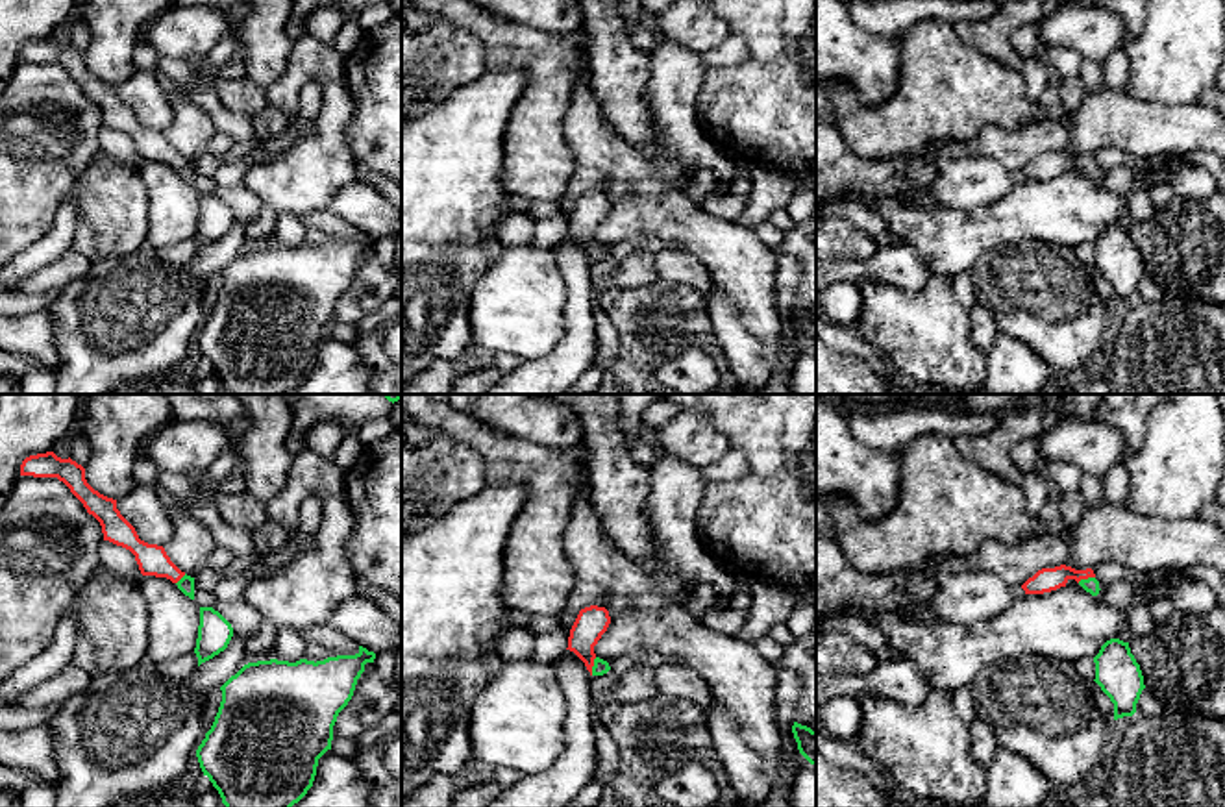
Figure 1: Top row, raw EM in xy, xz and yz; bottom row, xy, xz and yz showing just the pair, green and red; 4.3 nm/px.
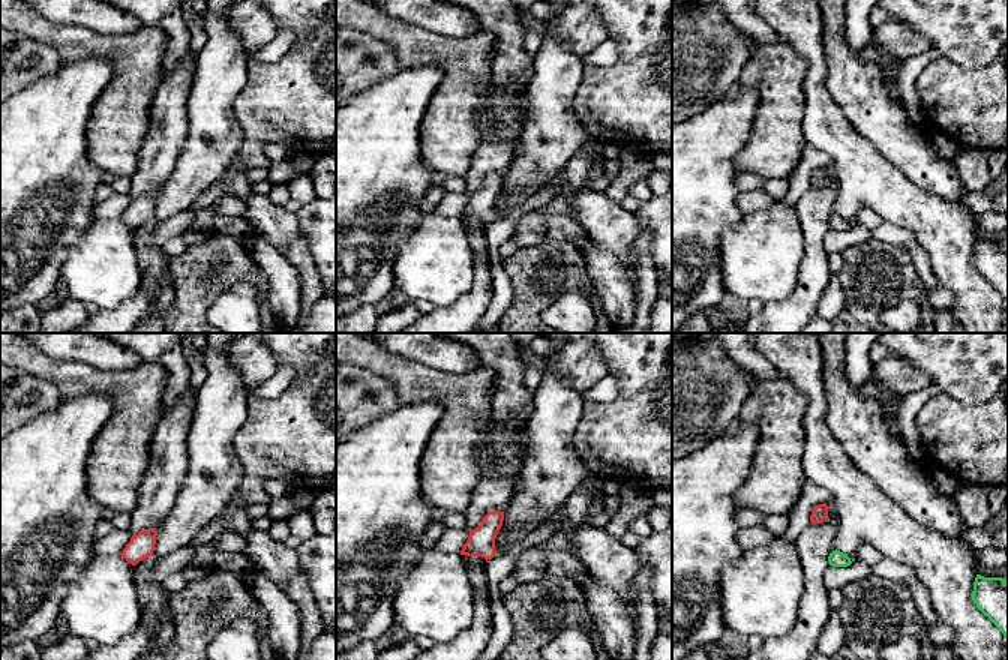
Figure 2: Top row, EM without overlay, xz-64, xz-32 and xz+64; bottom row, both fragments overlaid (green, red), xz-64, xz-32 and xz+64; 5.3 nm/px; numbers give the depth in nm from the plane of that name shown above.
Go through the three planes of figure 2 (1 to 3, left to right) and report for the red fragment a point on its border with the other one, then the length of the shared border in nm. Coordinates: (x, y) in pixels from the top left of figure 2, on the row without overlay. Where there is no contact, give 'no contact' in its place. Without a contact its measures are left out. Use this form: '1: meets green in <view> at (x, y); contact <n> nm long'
1: no contact
2: no contact
3: no contact

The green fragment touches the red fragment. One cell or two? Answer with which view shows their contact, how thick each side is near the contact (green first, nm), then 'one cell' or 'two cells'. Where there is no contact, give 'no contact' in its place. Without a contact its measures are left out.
contact in xz; calibres 70 and 140 nm; one cell

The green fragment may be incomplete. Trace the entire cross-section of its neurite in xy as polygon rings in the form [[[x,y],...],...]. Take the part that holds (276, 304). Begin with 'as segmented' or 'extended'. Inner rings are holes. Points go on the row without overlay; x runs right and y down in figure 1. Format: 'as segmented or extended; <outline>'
as segmented; [[[359,231],[355,241],[316,248],[257,246],[220,272],[218,298],[196,342],[226,394],[291,394],[307,379],[318,344],[331,335],[337,302],[352,285],[365,250],[374,244],[374,237]]]

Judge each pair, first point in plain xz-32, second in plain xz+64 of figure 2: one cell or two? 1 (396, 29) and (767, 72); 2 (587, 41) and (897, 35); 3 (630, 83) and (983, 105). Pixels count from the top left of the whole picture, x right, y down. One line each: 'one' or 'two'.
1: one
2: one
3: one

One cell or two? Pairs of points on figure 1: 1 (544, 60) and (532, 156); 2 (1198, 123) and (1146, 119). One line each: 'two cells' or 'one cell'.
1: one cell
2: one cell

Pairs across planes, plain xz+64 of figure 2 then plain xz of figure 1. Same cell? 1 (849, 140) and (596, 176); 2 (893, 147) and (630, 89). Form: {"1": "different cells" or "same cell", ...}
{"1": "different cells", "2": "same cell"}

